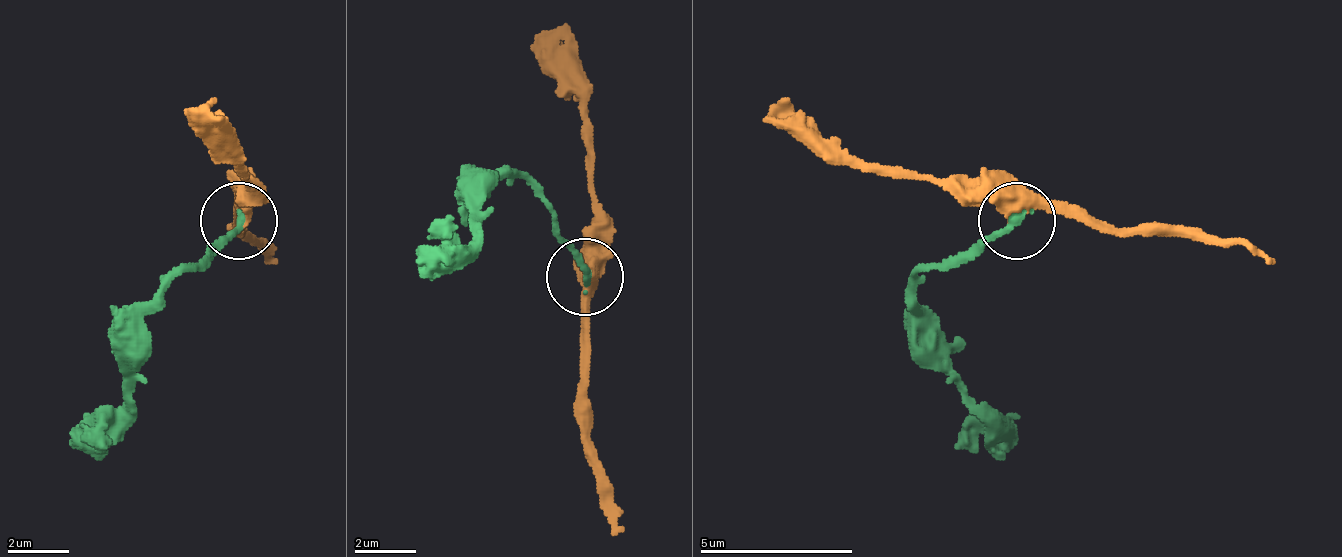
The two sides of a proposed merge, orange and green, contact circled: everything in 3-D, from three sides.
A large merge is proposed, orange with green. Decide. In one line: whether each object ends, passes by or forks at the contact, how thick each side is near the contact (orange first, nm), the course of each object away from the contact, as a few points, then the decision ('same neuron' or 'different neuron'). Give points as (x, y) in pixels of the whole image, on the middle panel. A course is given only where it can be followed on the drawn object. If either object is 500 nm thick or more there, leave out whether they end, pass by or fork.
orange passes by; green ends there; 480 nm thick on the orange side, 240 nm on the other; orange runs (587, 275), (595, 205), (587, 82), (541, 28); green runs (587, 275), (525, 175), (494, 175), (479, 228), (417, 267); same neuron

